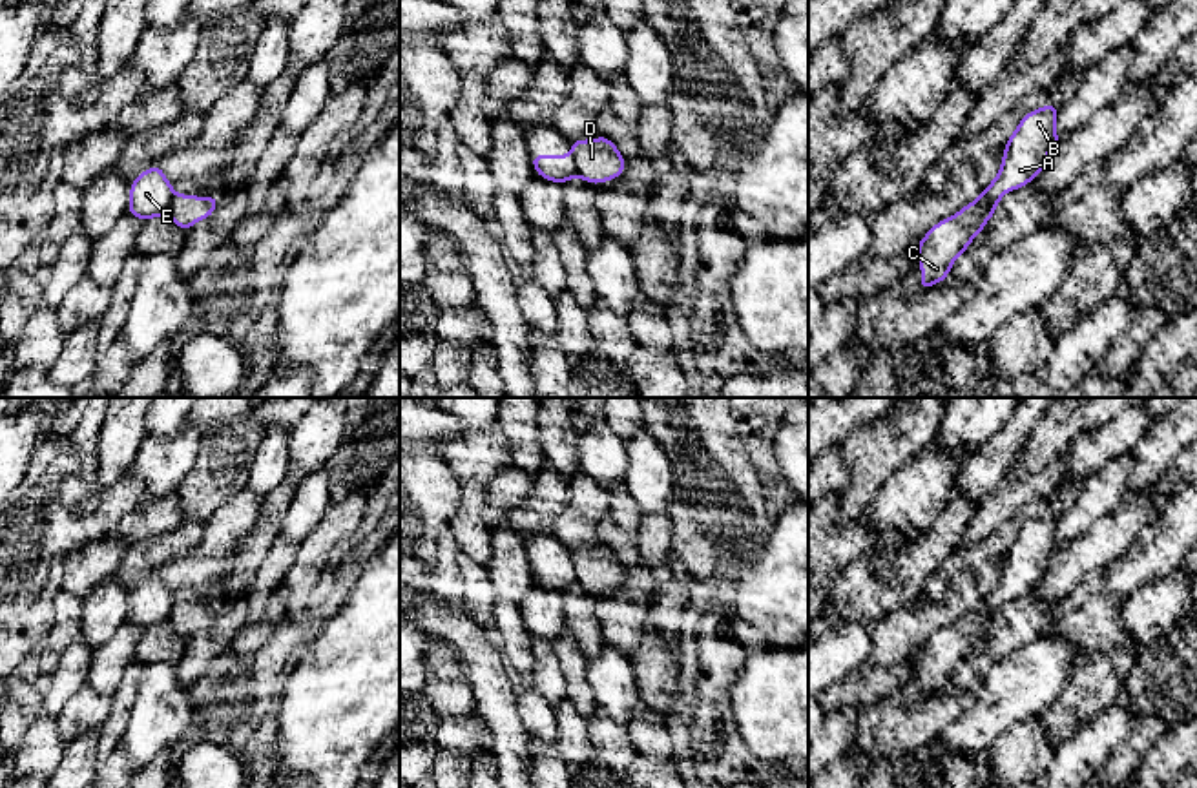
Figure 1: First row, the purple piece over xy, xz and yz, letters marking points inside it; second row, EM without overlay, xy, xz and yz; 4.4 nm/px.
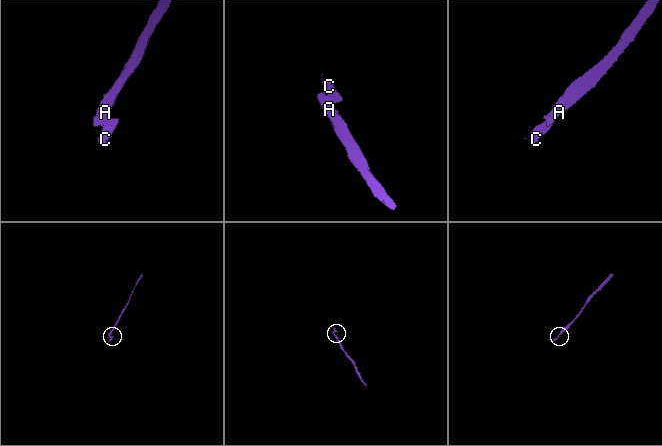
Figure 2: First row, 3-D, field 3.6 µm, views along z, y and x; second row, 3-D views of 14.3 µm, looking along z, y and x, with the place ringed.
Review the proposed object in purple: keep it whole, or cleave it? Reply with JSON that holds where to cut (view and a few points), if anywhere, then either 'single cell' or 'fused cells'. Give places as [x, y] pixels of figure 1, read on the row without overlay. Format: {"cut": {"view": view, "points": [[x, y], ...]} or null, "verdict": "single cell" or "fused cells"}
{"cut": {"view": "xz", "points": [[572, 560], [577, 582]]}, "verdict": "fused cells"}

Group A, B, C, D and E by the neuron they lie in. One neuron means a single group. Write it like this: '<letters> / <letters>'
A B E / C D

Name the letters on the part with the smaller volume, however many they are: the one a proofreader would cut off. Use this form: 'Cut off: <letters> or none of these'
Cut off: C, D

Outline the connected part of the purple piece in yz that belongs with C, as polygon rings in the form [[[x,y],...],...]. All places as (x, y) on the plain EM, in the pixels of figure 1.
[[[974,607],[958,622],[936,631],[916,655],[920,668],[920,699],[942,691],[956,666],[965,660],[971,649],[984,638],[985,631],[993,627],[994,617],[985,615]]]

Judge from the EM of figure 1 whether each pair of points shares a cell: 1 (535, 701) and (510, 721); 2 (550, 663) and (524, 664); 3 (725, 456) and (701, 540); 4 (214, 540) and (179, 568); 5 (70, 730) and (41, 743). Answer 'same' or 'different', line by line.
1: different
2: different
3: same
4: same
5: different

